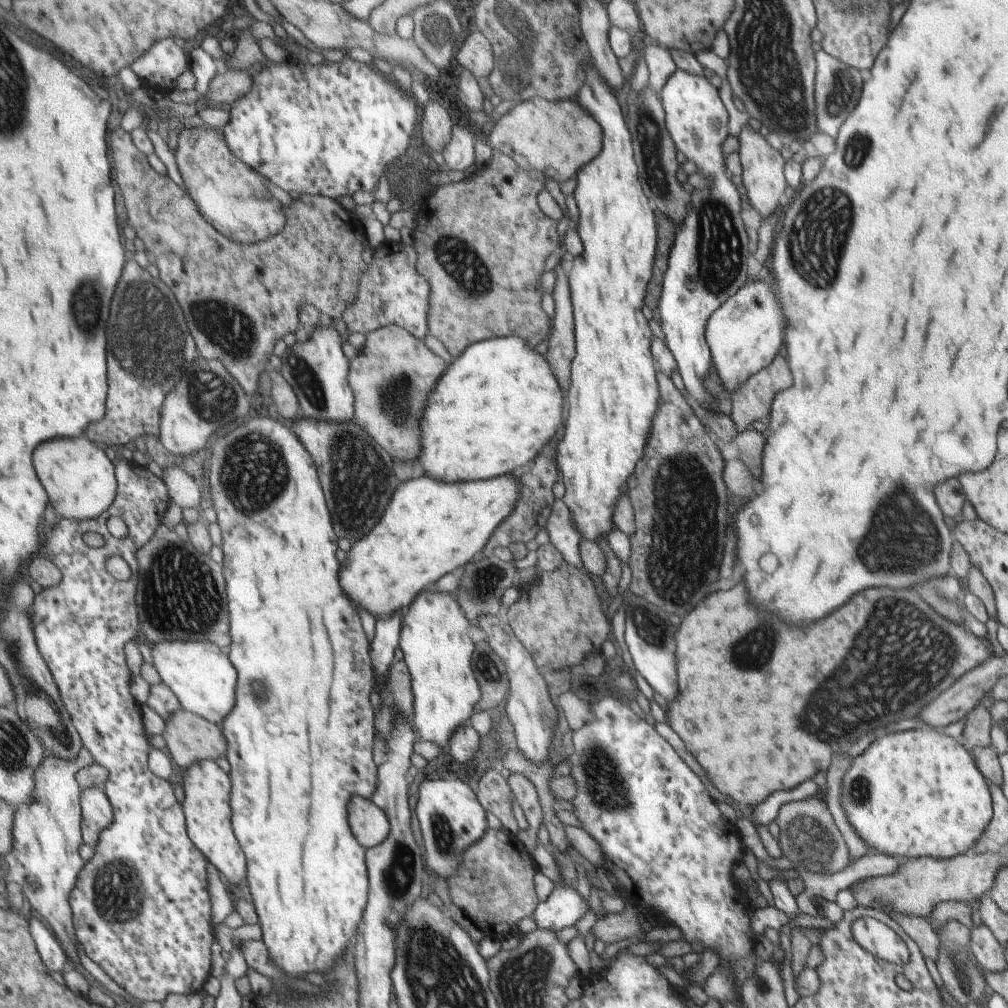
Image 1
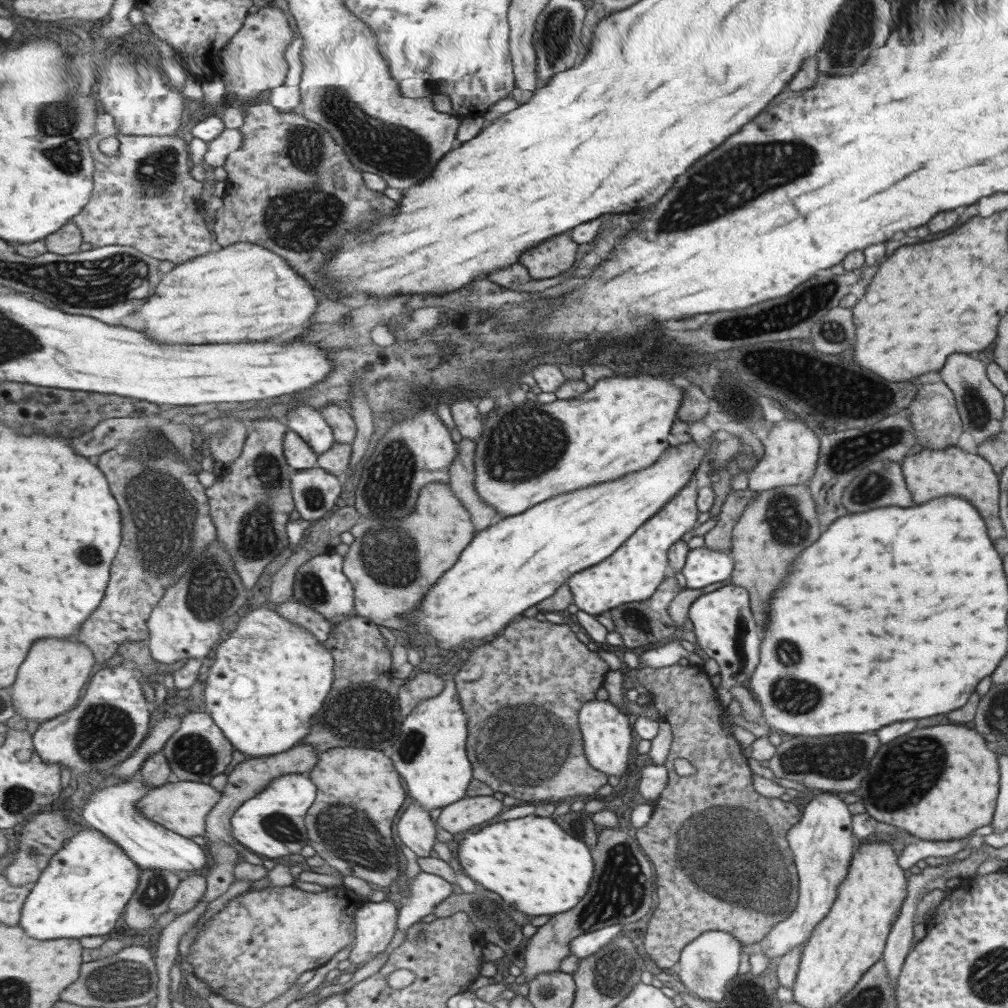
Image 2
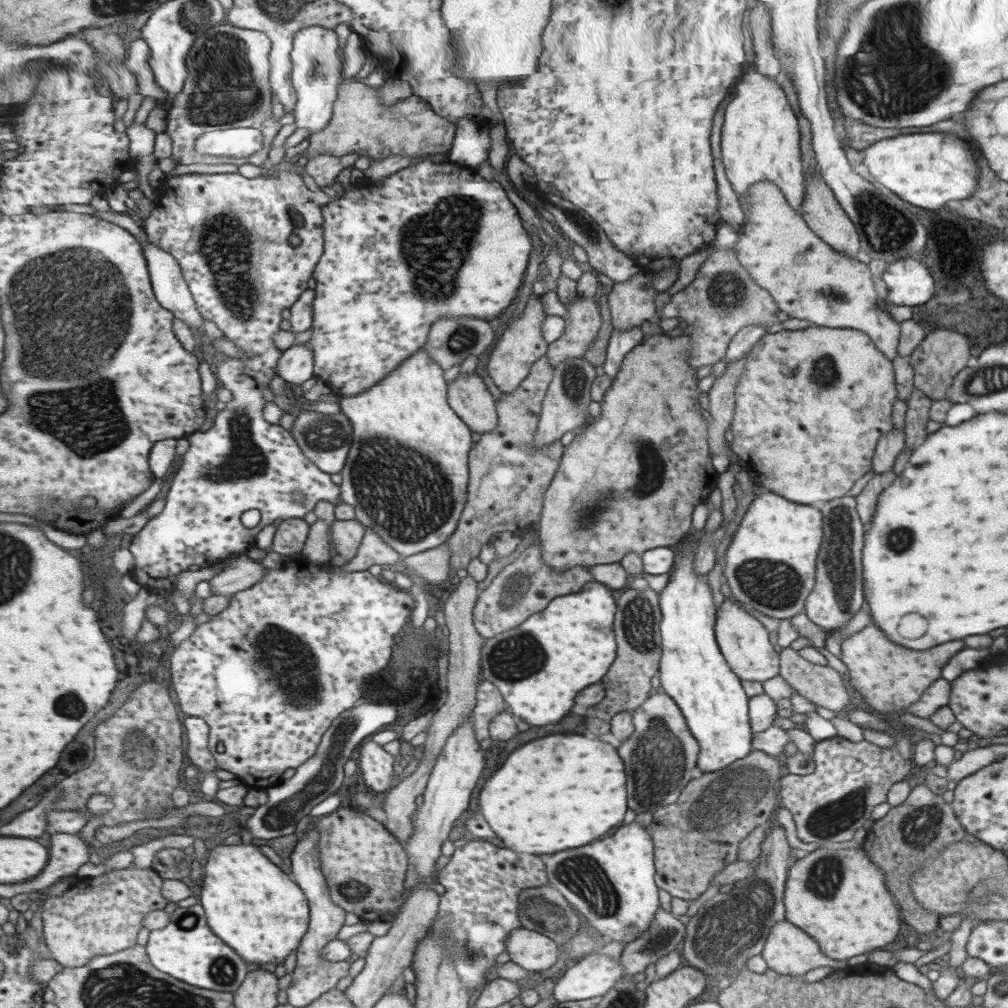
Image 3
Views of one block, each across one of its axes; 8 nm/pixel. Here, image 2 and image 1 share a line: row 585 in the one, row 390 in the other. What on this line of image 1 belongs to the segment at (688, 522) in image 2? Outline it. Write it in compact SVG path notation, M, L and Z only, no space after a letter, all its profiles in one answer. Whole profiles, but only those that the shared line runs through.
M583 64L585 86L579 92L579 104L595 116L595 120L605 128L605 148L593 164L585 164L576 174L577 186L573 199L579 208L579 228L577 234L583 242L583 252L573 260L568 270L569 296L573 308L574 355L570 362L570 383L567 389L567 420L563 428L563 438L557 444L555 464L564 494L561 498L571 514L571 524L577 530L580 540L597 543L611 532L613 510L623 488L629 485L635 464L643 454L648 440L651 418L657 410L659 391L653 370L652 352L649 352L651 330L643 318L641 304L645 296L645 286L651 278L651 264L655 256L655 222L647 198L637 182L637 166L633 162L631 138L623 122L621 110L609 86L593 64Z

